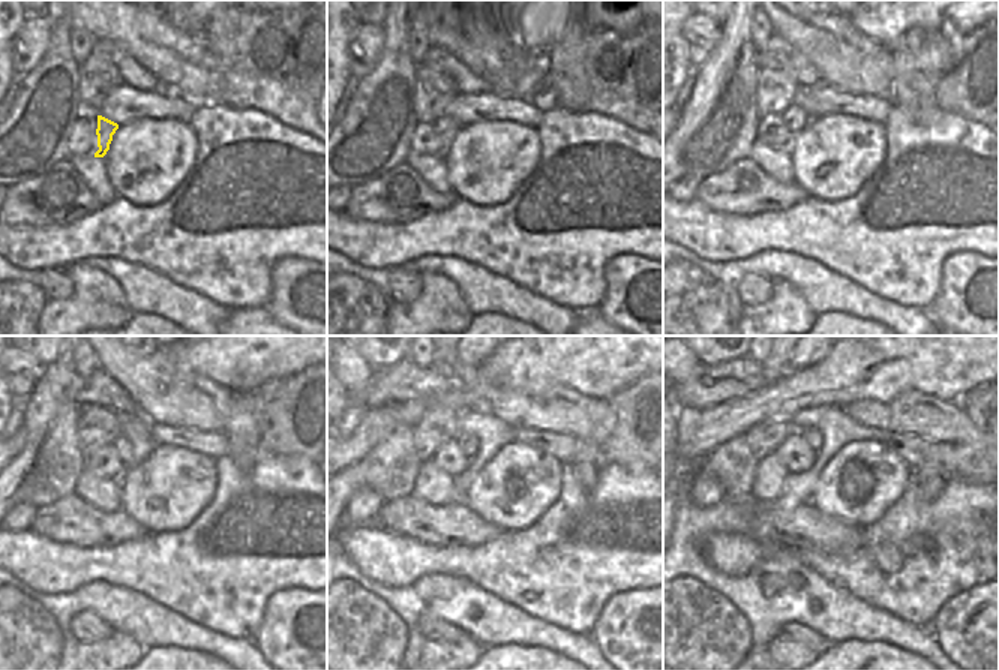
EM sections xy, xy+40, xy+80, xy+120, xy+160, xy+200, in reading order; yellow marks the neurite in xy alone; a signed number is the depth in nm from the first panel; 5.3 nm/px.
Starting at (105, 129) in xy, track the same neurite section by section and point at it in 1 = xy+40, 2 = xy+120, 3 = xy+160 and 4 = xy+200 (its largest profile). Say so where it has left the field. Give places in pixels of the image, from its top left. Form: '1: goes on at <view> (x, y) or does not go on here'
1: goes on at xy+40 (447, 128)
2: goes on at xy+120 (122, 445)
3: goes on at xy+160 (468, 444)
4: goes on at xy+200 (813, 436)

